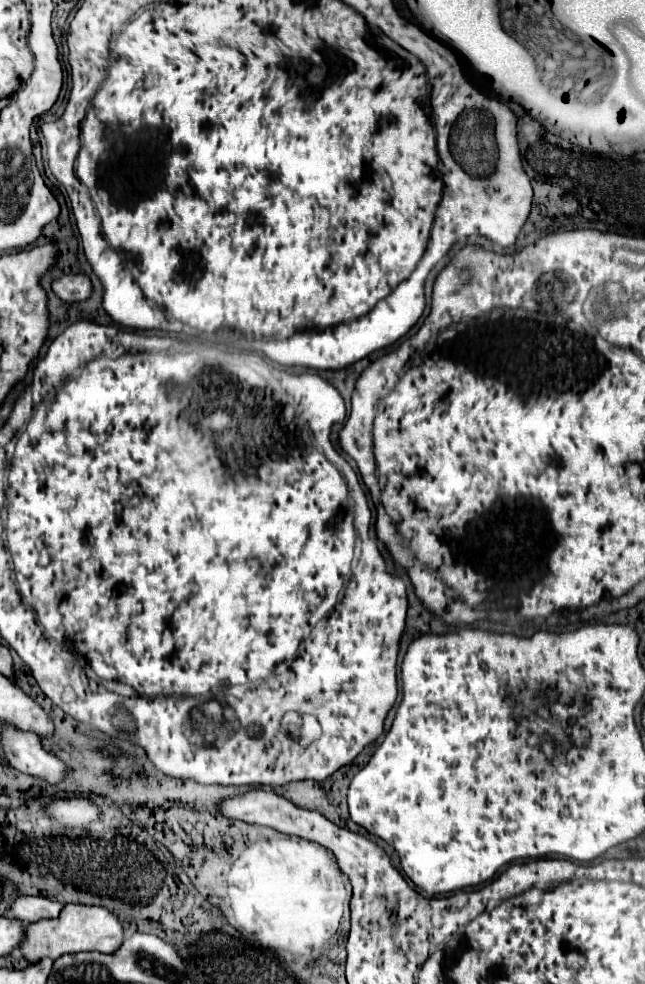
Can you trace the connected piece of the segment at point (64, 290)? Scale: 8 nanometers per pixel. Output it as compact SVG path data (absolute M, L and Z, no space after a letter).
M70 274L52 280L52 292L62 300L62 302L76 302L76 300L86 300L92 292L90 278L84 274Z

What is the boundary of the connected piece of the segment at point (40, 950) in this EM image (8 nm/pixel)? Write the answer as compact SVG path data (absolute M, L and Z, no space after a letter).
M66 904L62 914L52 920L42 920L26 926L24 958L28 962L38 962L40 958L60 958L62 954L76 954L96 950L102 954L114 954L124 942L124 926L120 918L102 906L82 906L82 904Z

